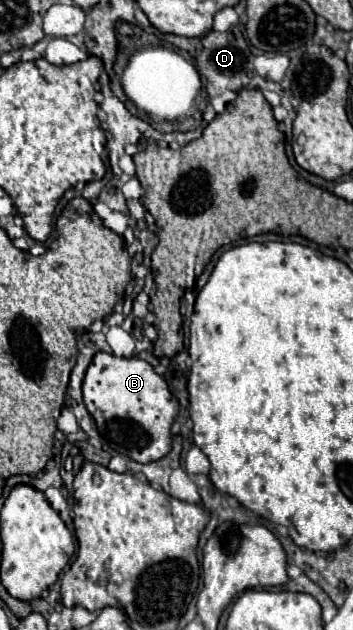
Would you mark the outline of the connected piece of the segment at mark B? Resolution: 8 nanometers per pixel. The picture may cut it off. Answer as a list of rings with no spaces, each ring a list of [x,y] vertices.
[[[96,352],[84,382],[84,406],[96,422],[100,436],[108,446],[136,462],[154,462],[172,448],[172,422],[178,414],[178,400],[172,396],[166,380],[142,358],[118,358],[108,352]]]

